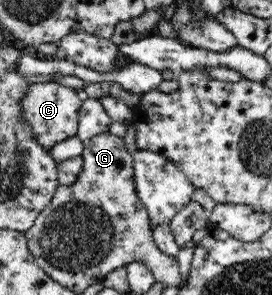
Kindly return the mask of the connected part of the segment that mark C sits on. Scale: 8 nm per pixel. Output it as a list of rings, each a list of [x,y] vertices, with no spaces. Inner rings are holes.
[[[49,81],[34,83],[29,87],[25,95],[24,119],[32,126],[34,135],[46,149],[52,149],[57,143],[67,140],[78,133],[78,122],[82,103],[86,98],[81,92],[61,84],[61,82]]]

